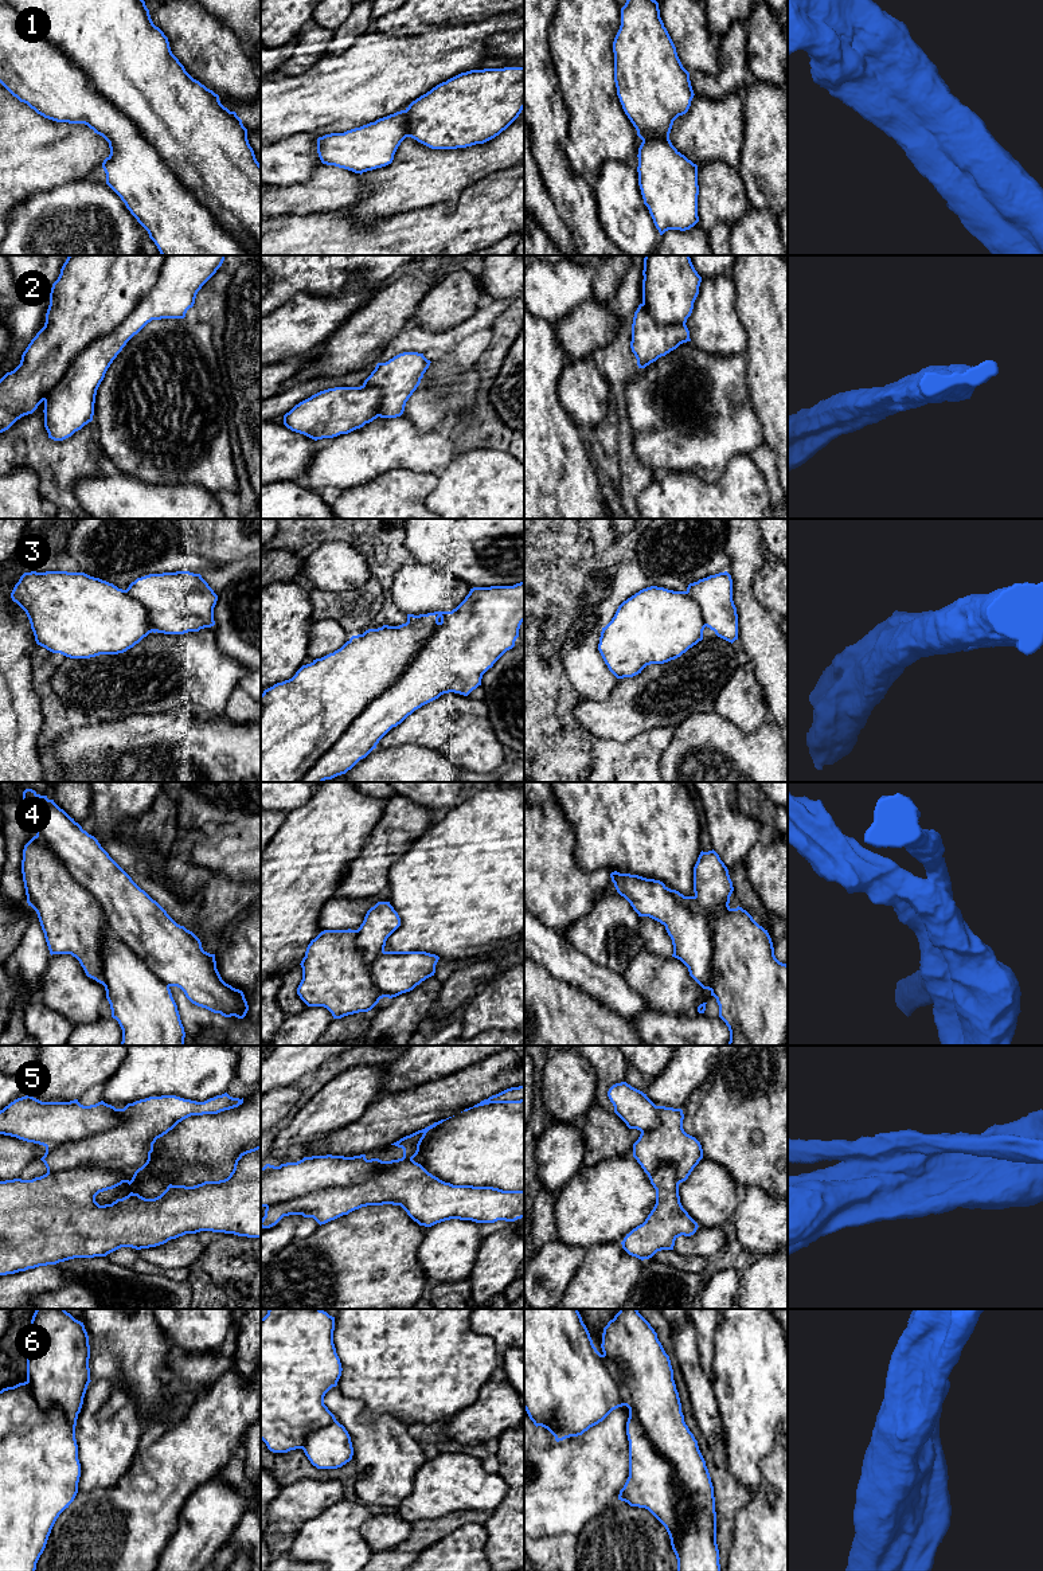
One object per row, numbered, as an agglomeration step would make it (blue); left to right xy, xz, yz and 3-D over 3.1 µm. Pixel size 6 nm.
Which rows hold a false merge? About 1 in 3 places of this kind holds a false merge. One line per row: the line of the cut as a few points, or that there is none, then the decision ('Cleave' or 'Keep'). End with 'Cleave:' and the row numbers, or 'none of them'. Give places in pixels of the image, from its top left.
1: No split. Keep
2: No split. Keep
3: No split. Keep
4: Split along xy (36, 835), (100, 905), (106, 926), (168, 987). Cleave
5: Split along xz (411, 1159), (393, 1160), (366, 1180), (315, 1190), (266, 1207). Cleave
6: No split. Keep
Cleave: 4, 5

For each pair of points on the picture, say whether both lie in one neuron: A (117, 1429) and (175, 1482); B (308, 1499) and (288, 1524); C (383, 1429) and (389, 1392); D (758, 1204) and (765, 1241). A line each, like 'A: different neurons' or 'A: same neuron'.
A: different neurons
B: same neuron
C: different neurons
D: same neuron

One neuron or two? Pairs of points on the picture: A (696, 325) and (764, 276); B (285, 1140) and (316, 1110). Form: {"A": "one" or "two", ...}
{"A": "two", "B": "one"}

